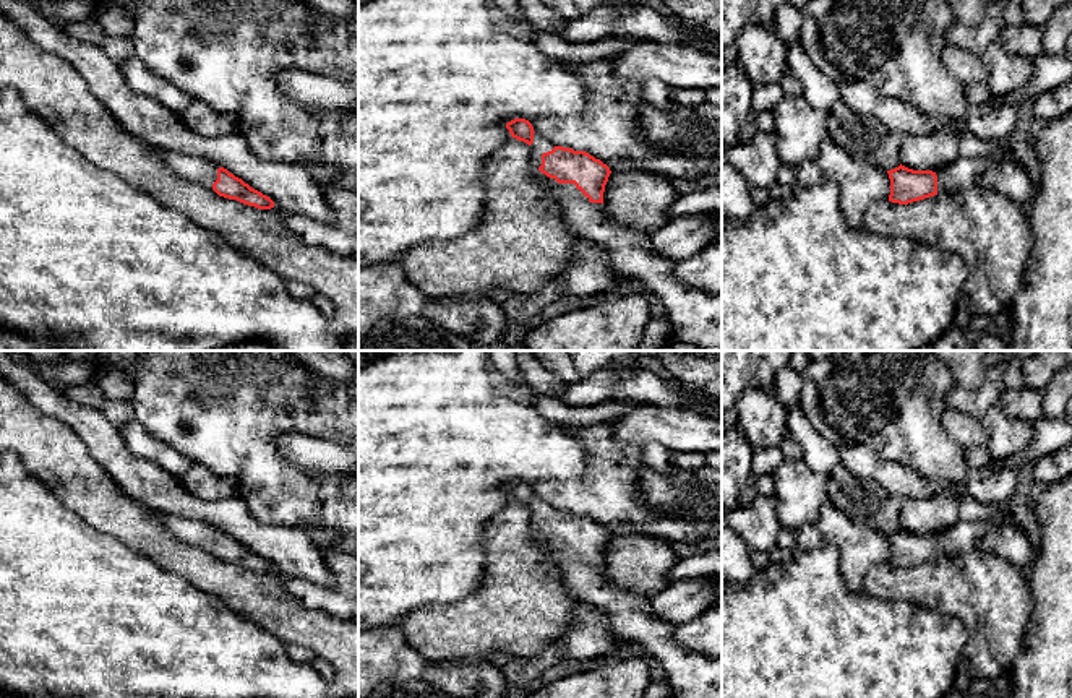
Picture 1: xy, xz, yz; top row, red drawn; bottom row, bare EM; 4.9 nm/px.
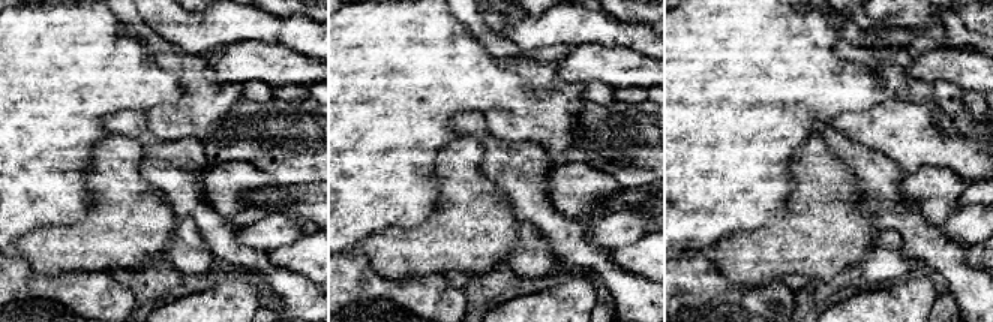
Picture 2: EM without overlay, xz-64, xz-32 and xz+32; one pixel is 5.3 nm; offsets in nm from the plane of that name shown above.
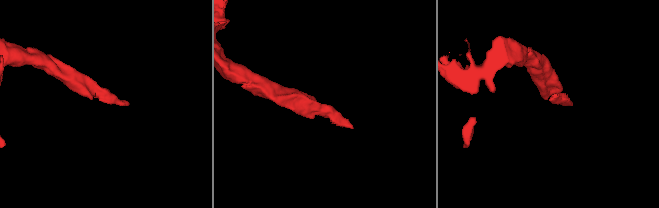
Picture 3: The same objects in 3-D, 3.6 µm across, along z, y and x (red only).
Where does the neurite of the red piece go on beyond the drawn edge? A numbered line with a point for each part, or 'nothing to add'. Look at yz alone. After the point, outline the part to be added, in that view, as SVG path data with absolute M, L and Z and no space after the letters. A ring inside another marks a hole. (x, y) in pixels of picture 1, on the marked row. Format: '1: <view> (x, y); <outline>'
1: yz (962, 174); M999 156L984 157L957 157L955 162L933 170L937 175L937 193L954 193L973 187L980 175L983 175Z

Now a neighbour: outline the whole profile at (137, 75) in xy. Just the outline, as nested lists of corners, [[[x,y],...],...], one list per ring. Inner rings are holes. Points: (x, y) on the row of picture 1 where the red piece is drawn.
[[[136,55],[118,63],[118,67],[126,84],[133,91],[156,99],[178,115],[182,115],[185,109],[193,102],[193,97],[188,93],[178,89],[157,75],[152,75]]]

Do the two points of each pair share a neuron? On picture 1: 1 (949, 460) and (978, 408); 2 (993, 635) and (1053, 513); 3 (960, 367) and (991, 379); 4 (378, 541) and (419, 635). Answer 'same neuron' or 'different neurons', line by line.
1: different neurons
2: different neurons
3: different neurons
4: different neurons

